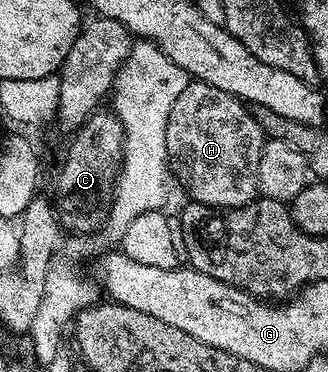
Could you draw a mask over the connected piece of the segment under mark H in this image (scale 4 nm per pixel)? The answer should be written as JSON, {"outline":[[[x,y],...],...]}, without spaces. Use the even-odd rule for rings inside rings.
{"outline":[[[189,81],[178,101],[174,101],[174,109],[170,109],[170,121],[166,121],[168,170],[175,182],[177,179],[188,190],[187,198],[191,202],[207,207],[241,207],[257,198],[258,161],[262,161],[265,142],[264,130],[252,115],[249,104],[222,89],[214,89],[209,83]]]}

